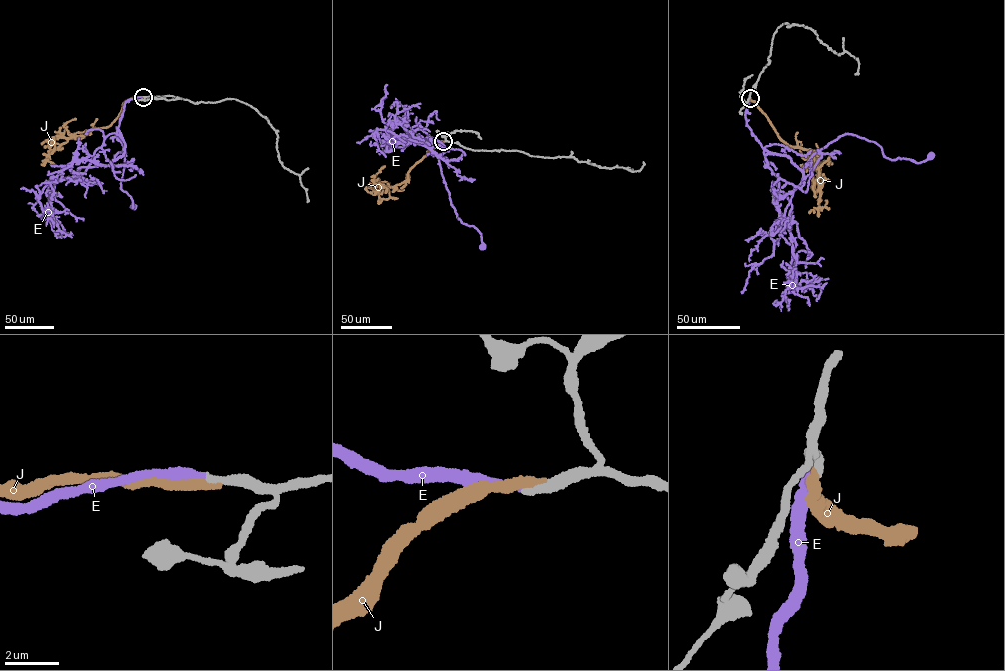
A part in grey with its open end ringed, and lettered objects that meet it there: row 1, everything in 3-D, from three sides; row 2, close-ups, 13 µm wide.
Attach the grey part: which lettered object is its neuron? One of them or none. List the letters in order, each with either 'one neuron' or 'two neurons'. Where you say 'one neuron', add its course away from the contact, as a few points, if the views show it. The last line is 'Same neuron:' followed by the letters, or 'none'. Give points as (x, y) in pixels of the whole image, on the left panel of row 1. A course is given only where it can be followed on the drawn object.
E: one neuron
J: two neurons
Same neuron: E

